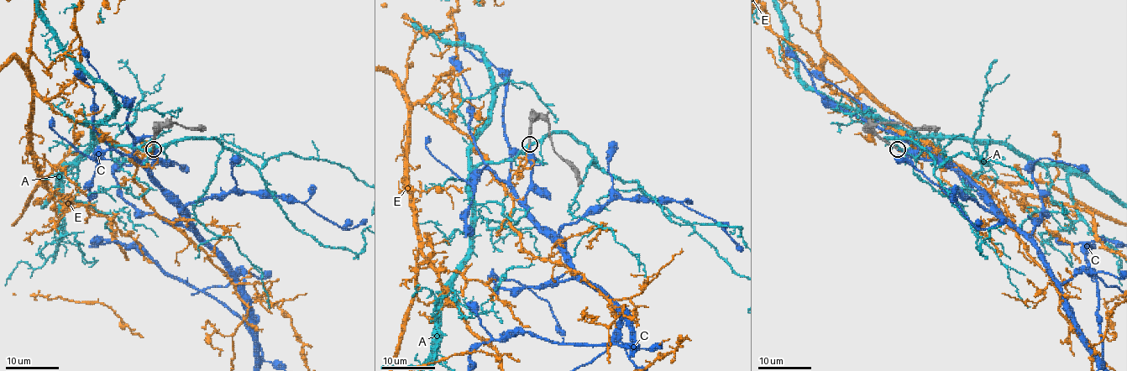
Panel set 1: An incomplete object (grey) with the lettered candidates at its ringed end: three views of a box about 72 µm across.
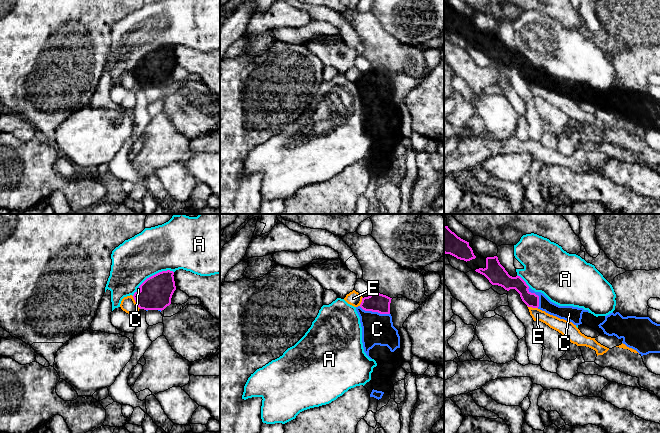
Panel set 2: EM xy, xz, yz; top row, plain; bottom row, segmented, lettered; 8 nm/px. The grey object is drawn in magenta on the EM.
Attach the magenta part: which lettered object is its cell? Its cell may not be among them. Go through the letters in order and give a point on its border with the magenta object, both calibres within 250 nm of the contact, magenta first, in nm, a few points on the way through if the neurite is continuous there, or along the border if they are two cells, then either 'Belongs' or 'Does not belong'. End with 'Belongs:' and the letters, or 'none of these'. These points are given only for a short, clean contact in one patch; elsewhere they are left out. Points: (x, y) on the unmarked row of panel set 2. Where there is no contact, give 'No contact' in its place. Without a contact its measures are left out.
A: Touches magenta at xy (155, 50). Thickness 260 nm (magenta) against 360 nm. Does not belong
C: Touches magenta at xz (374, 87). Thickness 160 nm (magenta) against 260 nm. Path across: xz (376, 78), (374, 87), (377, 105). Belongs
E: Touches magenta at xy (135, 77). Thickness 260 nm (magenta) against 120 nm. Boundary: xy (132, 72), (140, 84). Does not belong
Belongs: C

